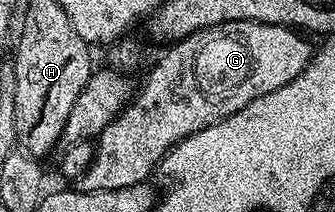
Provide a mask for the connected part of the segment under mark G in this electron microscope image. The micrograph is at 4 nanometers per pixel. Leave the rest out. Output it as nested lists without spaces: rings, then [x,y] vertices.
[[[226,22],[220,26],[213,28],[205,28],[193,32],[188,38],[168,45],[167,50],[155,62],[155,67],[147,74],[147,79],[143,82],[143,87],[138,87],[137,93],[132,97],[130,103],[125,109],[119,113],[116,118],[102,130],[97,139],[95,146],[95,158],[89,164],[86,172],[77,180],[78,189],[85,192],[97,192],[98,190],[116,190],[117,188],[129,188],[130,186],[138,186],[146,183],[147,178],[152,173],[156,173],[157,167],[163,161],[163,157],[169,153],[172,148],[181,140],[185,140],[191,134],[199,135],[205,128],[209,128],[213,124],[217,124],[221,120],[225,120],[229,116],[243,112],[247,105],[258,98],[266,98],[274,96],[277,88],[285,88],[285,84],[292,82],[297,76],[301,76],[303,69],[313,60],[313,46],[310,46],[303,38],[304,35],[298,29],[289,26],[274,26],[273,24],[265,24],[264,22]]]

